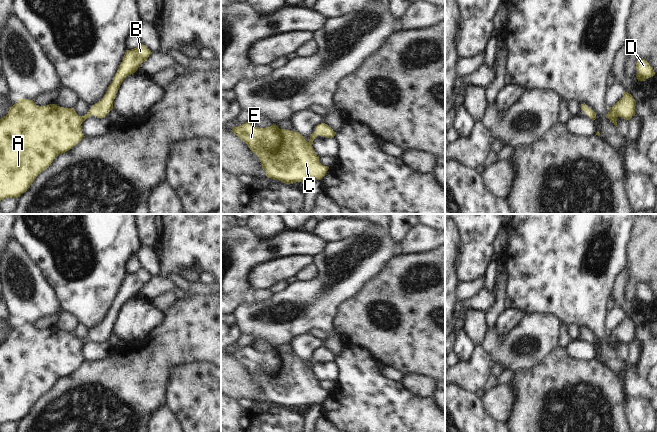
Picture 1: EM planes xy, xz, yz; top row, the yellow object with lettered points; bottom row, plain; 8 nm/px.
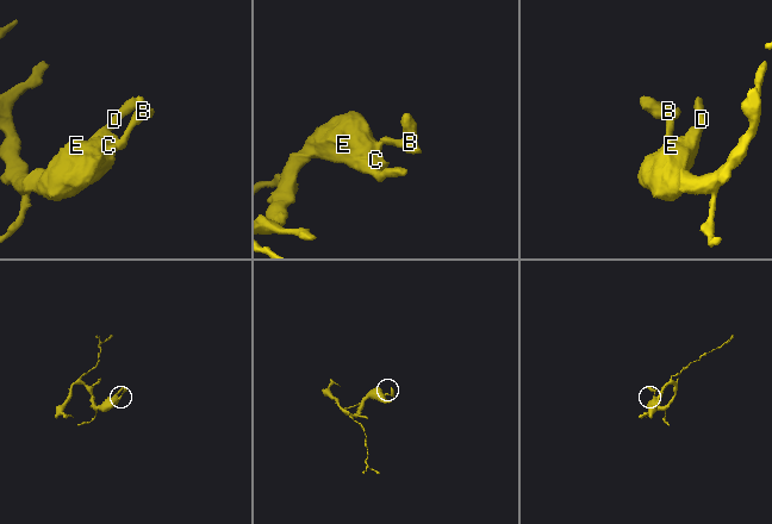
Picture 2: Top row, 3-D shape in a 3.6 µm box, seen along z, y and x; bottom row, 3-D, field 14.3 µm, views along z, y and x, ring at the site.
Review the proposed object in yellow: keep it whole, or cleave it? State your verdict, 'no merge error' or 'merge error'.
no merge error

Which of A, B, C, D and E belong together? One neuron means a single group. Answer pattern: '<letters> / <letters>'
A B C D E

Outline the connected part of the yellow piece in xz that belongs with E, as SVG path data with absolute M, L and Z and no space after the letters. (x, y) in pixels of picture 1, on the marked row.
M246 122L231 130L260 159L266 176L285 184L321 180L329 167L319 162L313 141L319 135L334 138L336 132L325 123L318 124L310 141L296 131L280 129L276 124L257 128Z

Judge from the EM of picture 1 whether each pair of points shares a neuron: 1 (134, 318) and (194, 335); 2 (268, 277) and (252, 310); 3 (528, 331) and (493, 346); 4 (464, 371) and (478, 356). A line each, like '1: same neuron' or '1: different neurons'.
1: different neurons
2: different neurons
3: same neuron
4: same neuron

